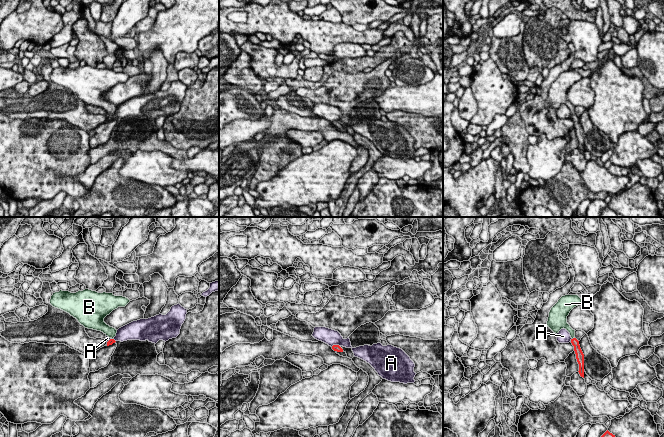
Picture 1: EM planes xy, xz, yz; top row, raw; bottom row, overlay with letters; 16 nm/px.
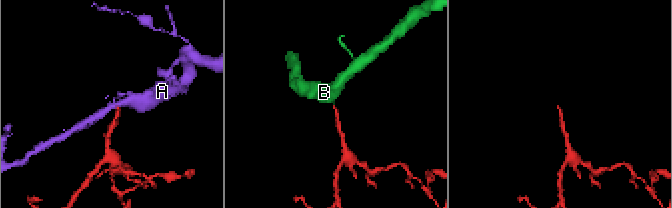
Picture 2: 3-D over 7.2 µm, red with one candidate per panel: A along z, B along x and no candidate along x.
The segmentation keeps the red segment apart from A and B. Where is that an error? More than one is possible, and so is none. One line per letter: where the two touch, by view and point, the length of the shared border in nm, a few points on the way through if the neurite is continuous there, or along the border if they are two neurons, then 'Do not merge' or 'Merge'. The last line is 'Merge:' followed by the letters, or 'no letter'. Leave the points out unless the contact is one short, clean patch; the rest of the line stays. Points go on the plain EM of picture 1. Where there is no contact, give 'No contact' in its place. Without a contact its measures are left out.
A: Touches red at yz (571, 116). Shared border 70 nm. Boundary: yz (571, 114), (570, 117). Do not merge
B: Touches red at yz (573, 114). Shared border 60 nm. Path across: yz (574, 117), (573, 114), (572, 108), (565, 101). Merge
Merge: B

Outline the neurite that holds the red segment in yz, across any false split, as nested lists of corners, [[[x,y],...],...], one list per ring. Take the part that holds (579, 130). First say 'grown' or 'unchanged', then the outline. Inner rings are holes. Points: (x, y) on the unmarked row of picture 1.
grown | [[[578,71],[562,72],[551,84],[547,97],[547,102],[554,108],[559,109],[561,105],[566,105],[571,112],[571,119],[574,122],[576,135],[579,140],[579,150],[584,154],[584,130],[580,124],[579,117],[575,114],[575,106],[567,99],[567,92],[570,87],[583,77]]]

